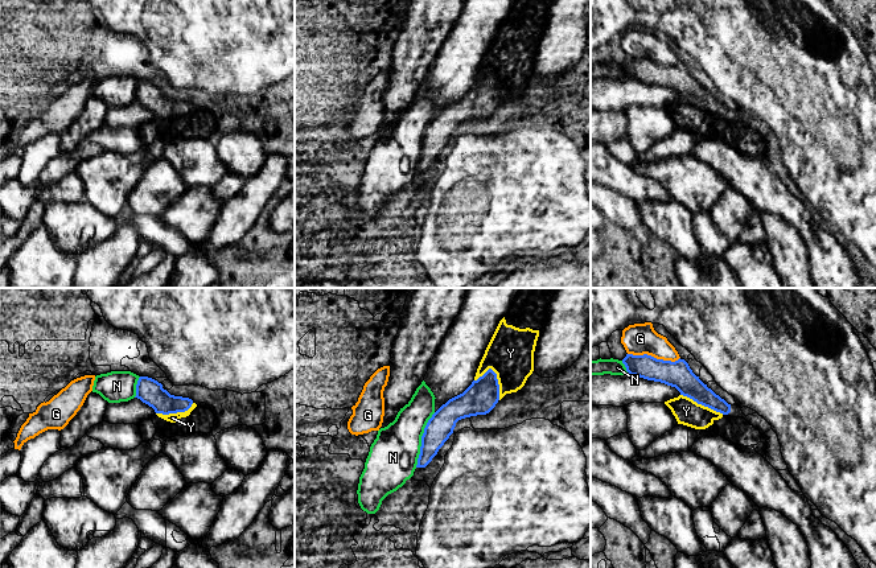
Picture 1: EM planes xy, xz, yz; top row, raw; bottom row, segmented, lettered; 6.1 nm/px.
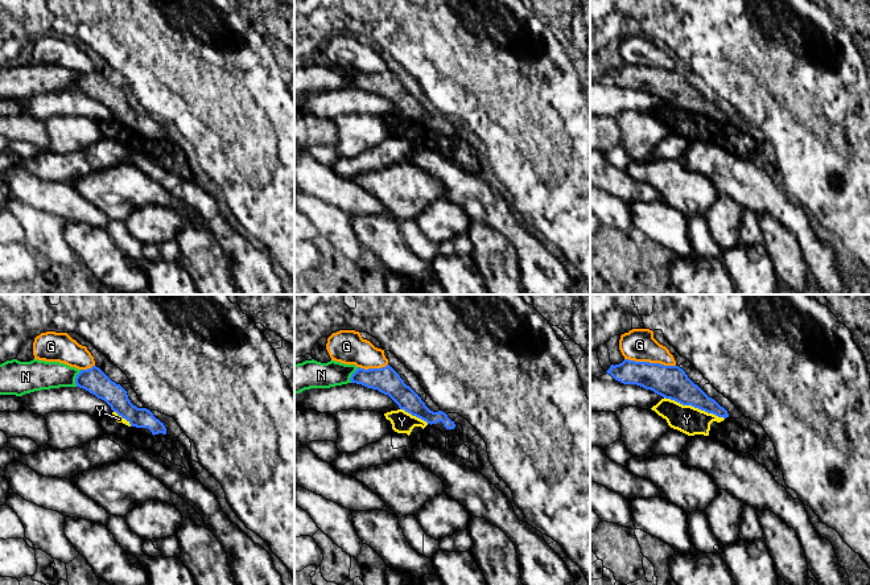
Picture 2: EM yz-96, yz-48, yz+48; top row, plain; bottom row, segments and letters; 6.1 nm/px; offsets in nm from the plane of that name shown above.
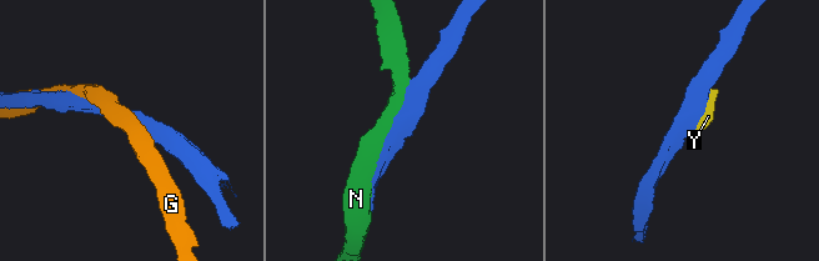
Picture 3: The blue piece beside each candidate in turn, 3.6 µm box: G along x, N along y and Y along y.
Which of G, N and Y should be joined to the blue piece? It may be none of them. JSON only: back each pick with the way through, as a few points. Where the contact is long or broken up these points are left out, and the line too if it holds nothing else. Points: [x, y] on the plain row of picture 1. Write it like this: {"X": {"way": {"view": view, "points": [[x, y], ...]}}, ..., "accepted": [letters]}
{"accepted": []}

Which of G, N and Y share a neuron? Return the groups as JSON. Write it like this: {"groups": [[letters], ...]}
{"groups": [["G"], ["N"], ["Y"]]}

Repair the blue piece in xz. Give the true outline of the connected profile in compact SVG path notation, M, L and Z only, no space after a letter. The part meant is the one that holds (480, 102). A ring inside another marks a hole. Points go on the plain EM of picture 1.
M489 73L460 99L449 103L428 124L416 172L425 172L453 137L461 123L486 119L499 104L497 78Z

